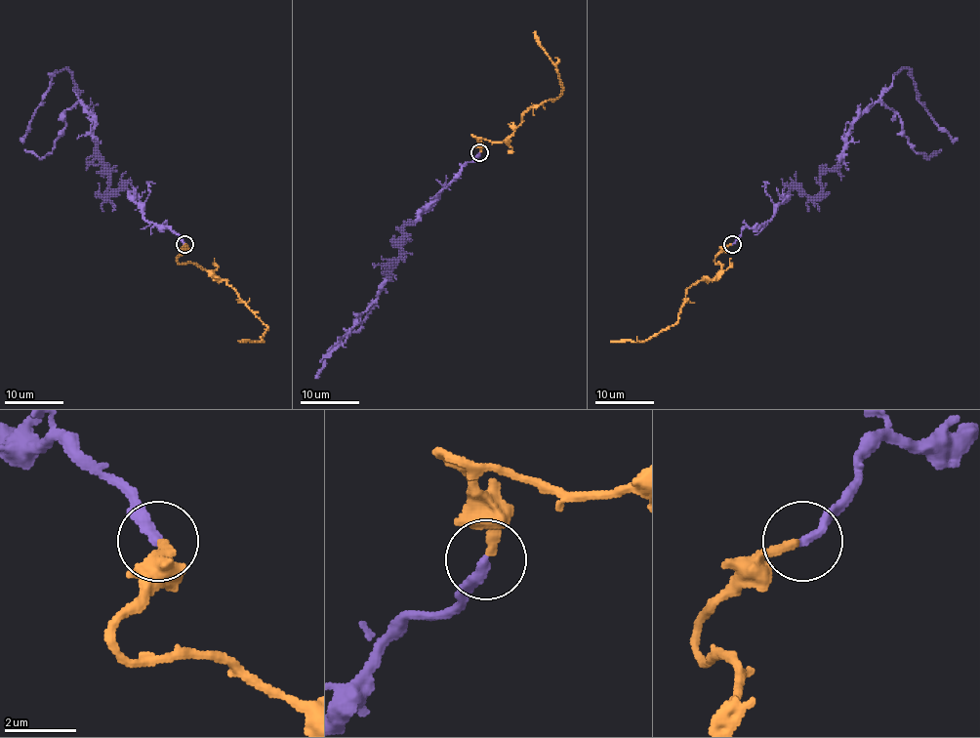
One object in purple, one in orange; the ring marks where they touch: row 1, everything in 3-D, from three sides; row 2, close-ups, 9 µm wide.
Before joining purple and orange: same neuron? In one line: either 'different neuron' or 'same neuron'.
same neuron

